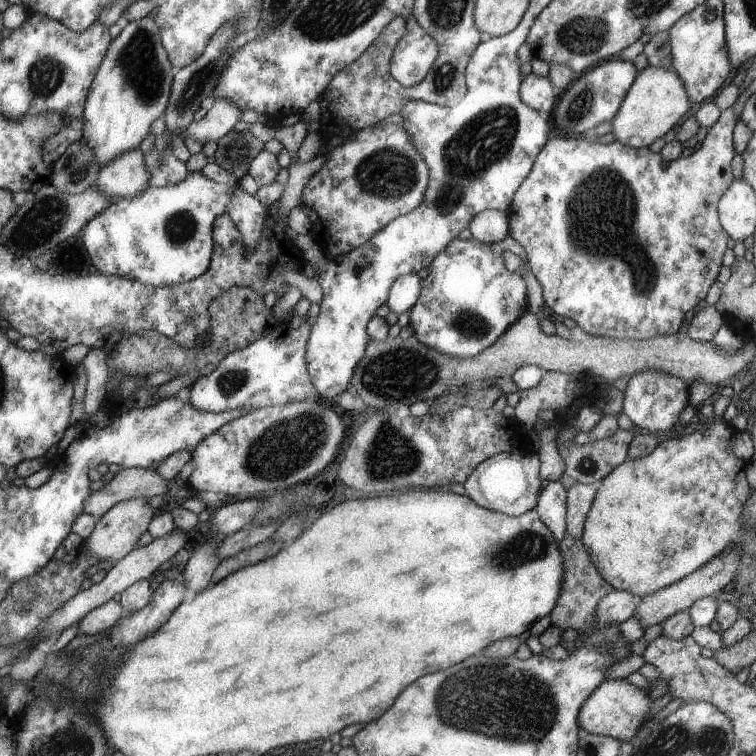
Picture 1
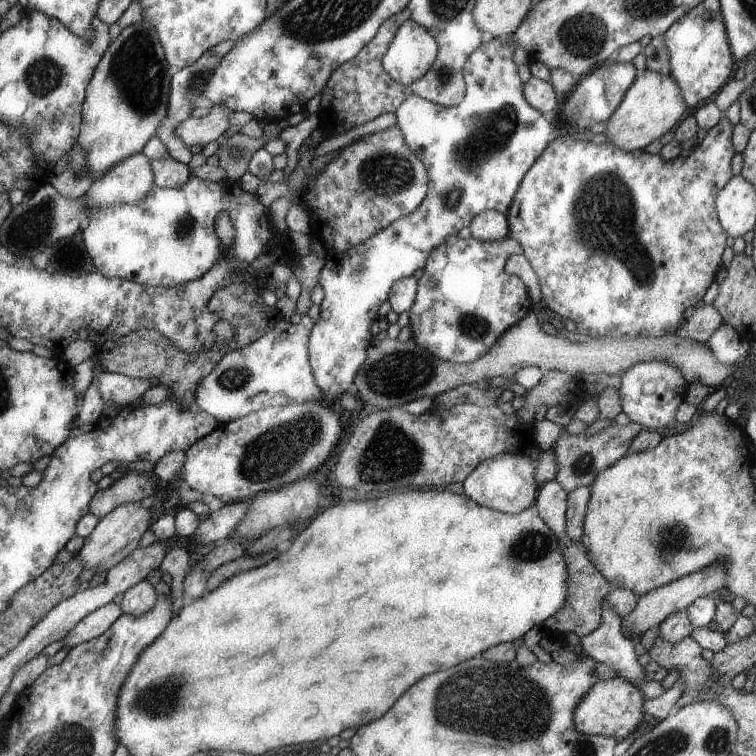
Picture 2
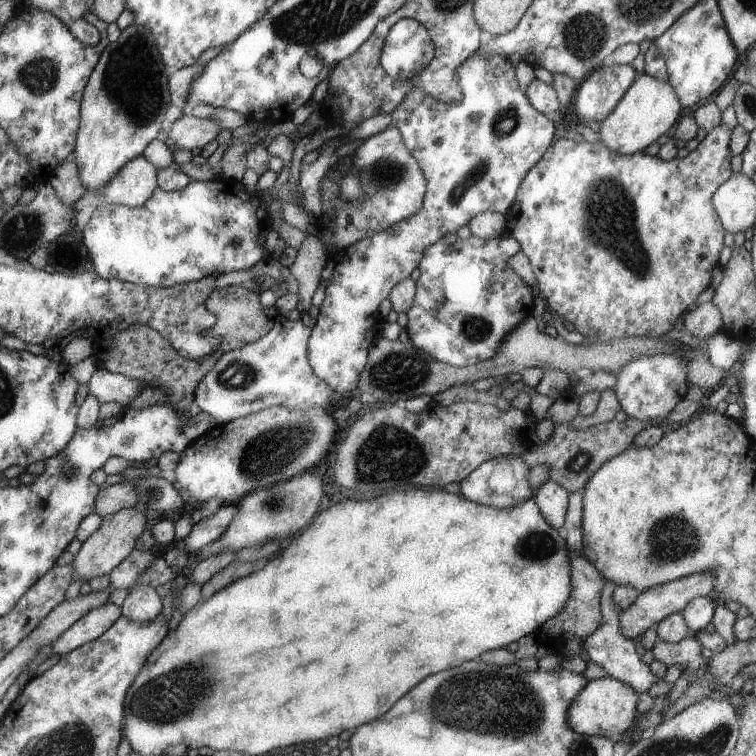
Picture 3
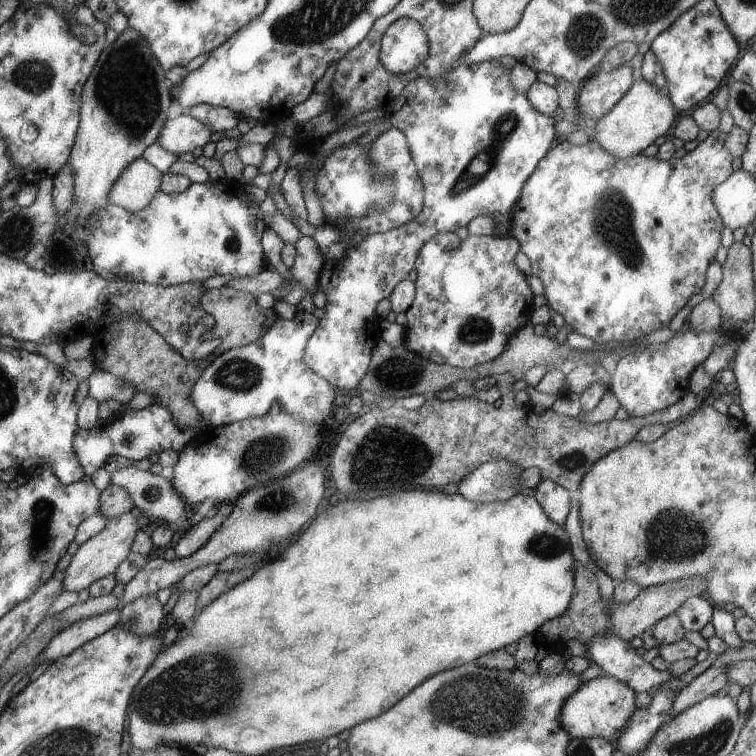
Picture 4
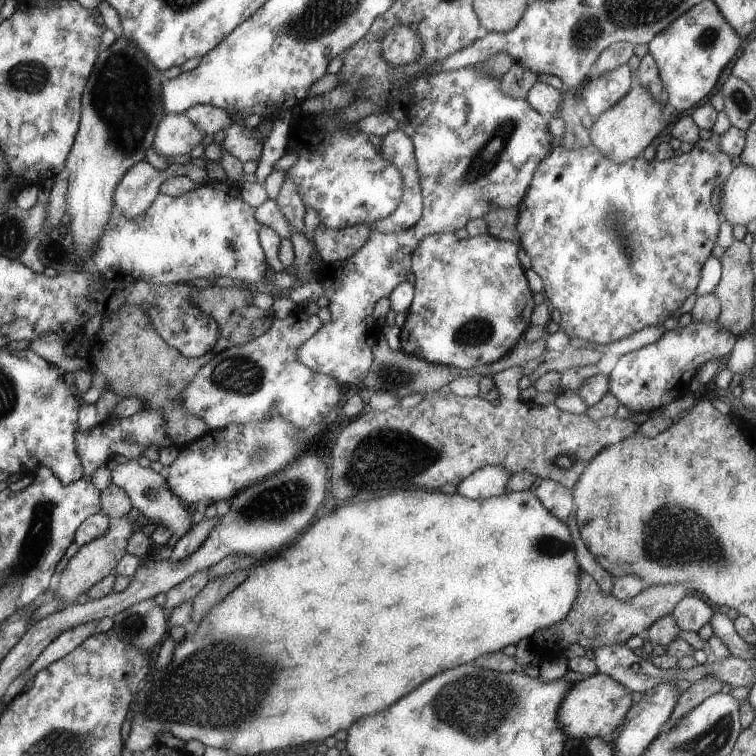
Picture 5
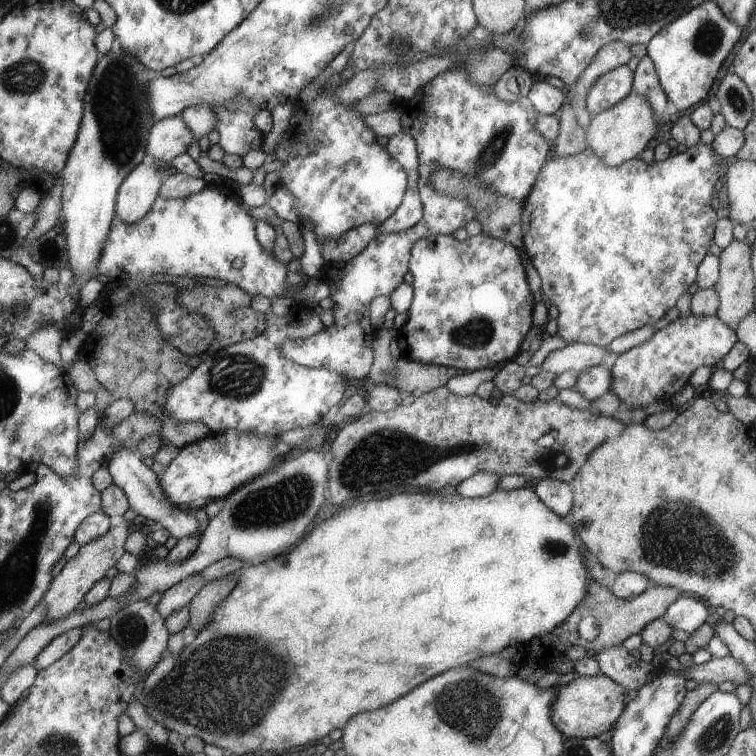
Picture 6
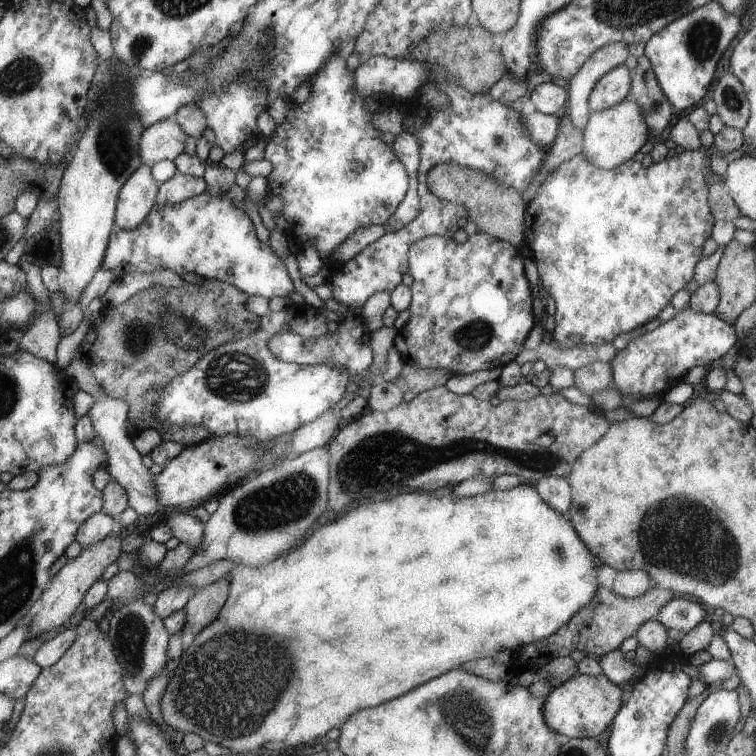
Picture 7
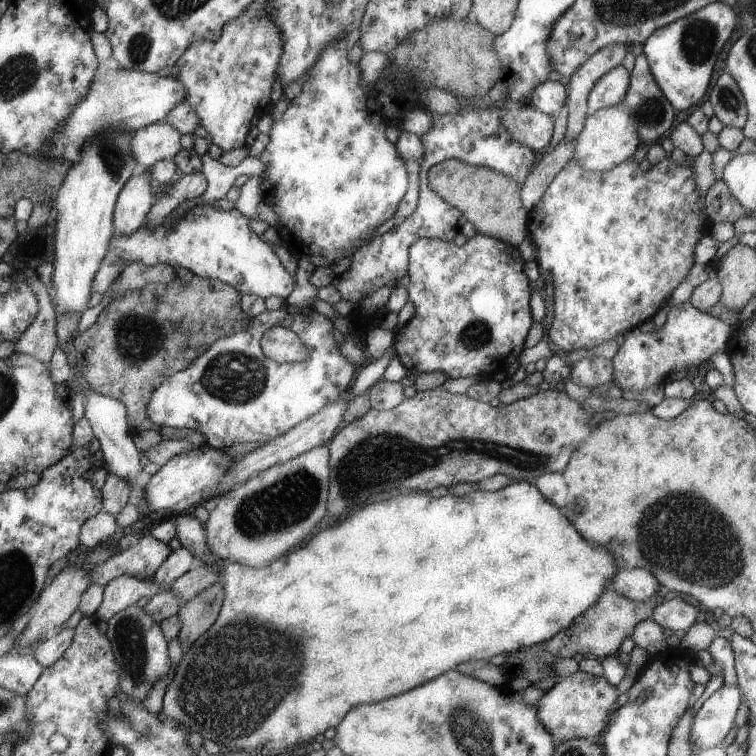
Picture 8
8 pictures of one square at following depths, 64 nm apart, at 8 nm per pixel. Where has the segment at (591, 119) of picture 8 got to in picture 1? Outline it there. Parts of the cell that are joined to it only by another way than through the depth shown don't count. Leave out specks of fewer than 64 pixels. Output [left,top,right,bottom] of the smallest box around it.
[611,65,692,148]

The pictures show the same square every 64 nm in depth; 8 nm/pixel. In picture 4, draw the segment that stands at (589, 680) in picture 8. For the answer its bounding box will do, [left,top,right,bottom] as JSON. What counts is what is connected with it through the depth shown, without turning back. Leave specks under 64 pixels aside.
[563,675,635,744]

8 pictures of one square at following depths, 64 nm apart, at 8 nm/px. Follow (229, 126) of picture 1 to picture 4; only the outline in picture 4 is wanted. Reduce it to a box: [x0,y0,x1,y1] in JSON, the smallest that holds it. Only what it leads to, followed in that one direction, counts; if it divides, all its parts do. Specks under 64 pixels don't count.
[158,114,212,155]

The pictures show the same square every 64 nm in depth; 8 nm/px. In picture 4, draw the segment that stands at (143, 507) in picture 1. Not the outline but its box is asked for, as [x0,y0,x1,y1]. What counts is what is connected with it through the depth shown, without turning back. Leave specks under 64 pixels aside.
[63,512,139,592]

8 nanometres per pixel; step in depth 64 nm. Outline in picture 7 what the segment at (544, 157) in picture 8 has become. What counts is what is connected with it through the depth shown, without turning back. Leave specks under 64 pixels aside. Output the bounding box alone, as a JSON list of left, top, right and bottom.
[522,113,584,203]

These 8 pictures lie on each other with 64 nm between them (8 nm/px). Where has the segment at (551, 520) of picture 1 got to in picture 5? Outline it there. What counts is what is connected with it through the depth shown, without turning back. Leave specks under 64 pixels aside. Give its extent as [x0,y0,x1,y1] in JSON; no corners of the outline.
[534,479,575,523]

